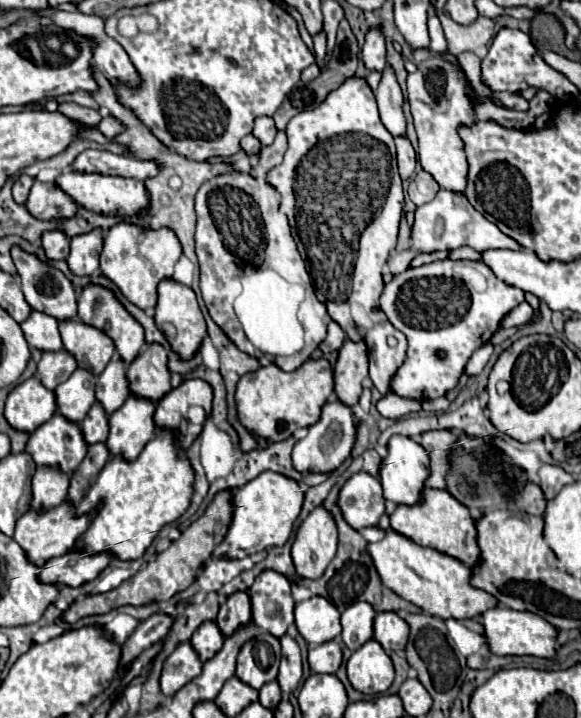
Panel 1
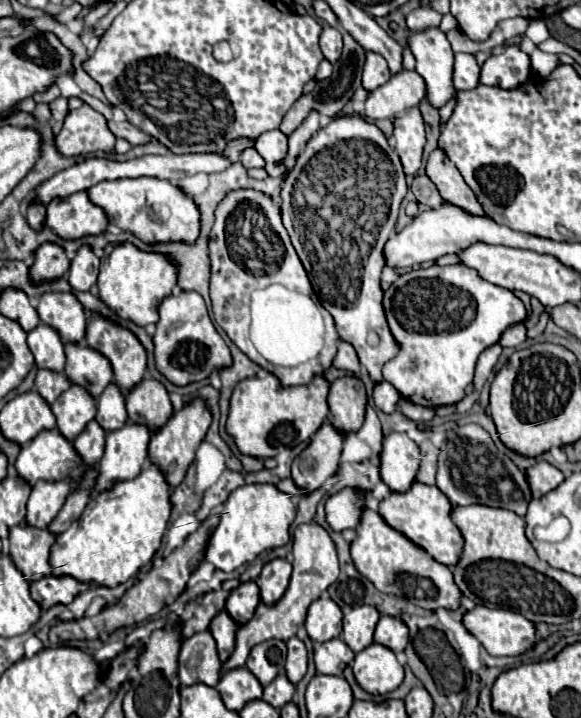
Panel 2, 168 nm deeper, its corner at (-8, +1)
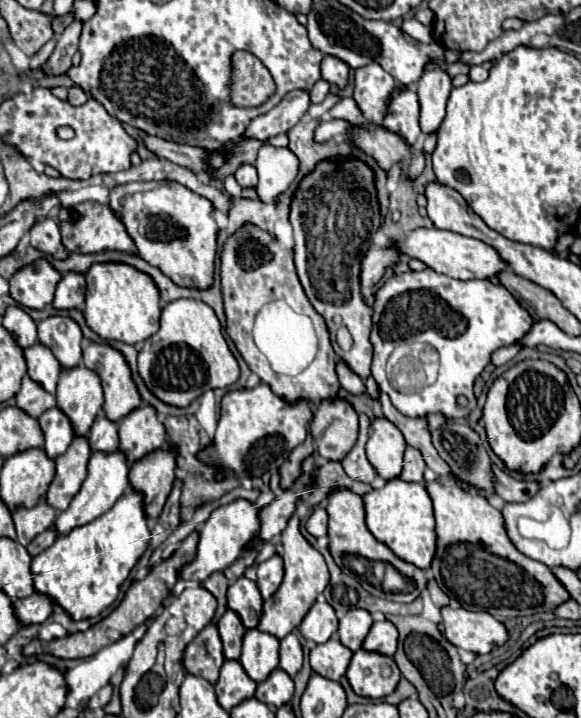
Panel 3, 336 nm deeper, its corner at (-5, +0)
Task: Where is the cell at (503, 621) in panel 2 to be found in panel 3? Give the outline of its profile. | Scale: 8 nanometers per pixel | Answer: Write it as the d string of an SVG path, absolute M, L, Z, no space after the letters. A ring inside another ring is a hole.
M443 607L443 633L459 649L485 655L507 643L509 631L503 621L487 611L467 611L463 607Z

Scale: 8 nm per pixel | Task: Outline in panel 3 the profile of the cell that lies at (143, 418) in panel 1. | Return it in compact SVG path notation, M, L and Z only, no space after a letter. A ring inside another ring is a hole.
M121 449L109 451L109 453L107 451L95 451L91 455L89 467L87 467L87 479L83 481L81 491L73 497L71 505L55 521L55 527L59 529L59 535L69 533L75 525L85 525L87 521L93 521L95 517L103 515L125 493L127 487L129 487L129 463L127 463L127 455Z

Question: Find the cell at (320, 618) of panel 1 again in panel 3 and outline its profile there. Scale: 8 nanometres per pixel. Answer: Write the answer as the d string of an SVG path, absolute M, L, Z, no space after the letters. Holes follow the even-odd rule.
M319 599L301 621L299 631L305 639L315 643L325 643L331 639L331 635L337 633L337 617L333 607L325 599Z

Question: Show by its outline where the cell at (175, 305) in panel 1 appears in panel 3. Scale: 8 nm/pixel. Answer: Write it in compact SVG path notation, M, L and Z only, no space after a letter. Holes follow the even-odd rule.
M177 299L163 305L161 327L139 351L139 373L145 385L165 403L187 407L207 389L227 387L239 379L239 365L221 333L213 309L197 299Z

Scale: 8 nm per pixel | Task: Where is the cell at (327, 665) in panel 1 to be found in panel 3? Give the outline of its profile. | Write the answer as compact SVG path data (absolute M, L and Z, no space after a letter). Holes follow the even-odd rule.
M333 637L311 649L311 667L315 673L339 681L349 667L351 655L353 653L345 645L341 645L337 637Z

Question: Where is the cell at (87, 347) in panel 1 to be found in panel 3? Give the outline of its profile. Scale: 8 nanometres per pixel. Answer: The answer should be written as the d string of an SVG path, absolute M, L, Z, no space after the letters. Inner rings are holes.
M85 365L63 367L55 395L57 407L71 417L75 435L87 435L93 419L103 407L103 385L99 375Z

